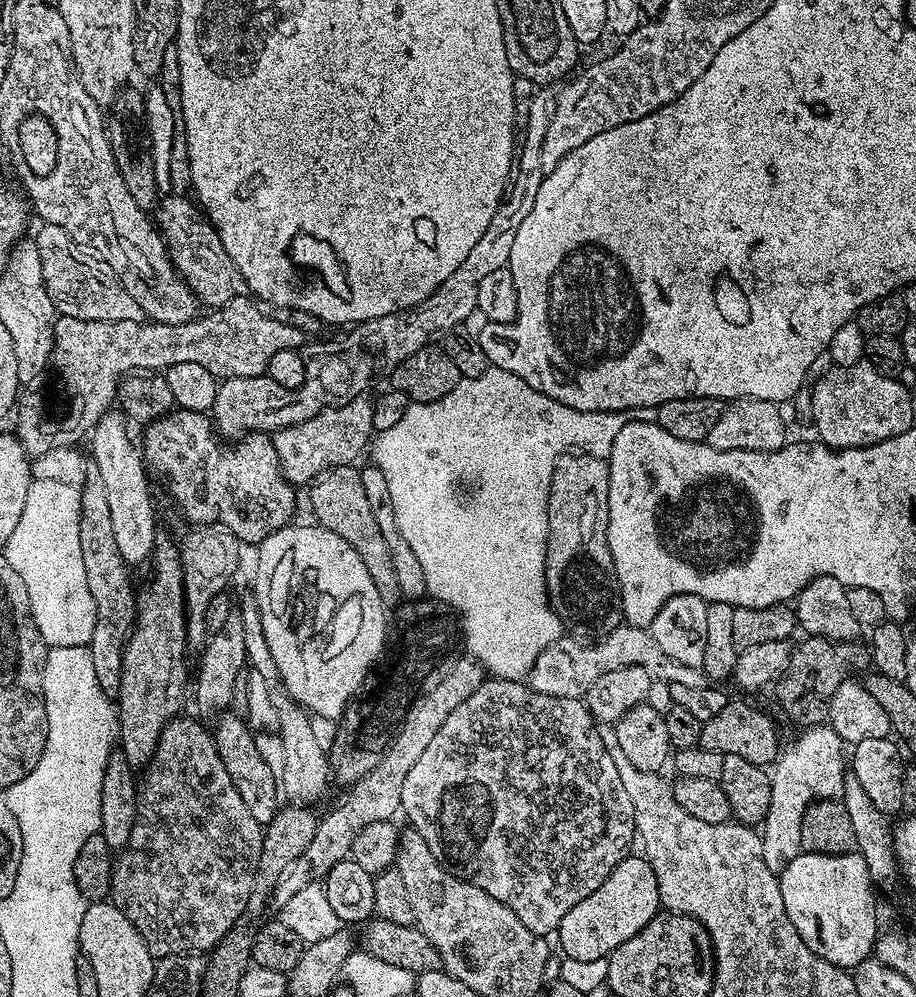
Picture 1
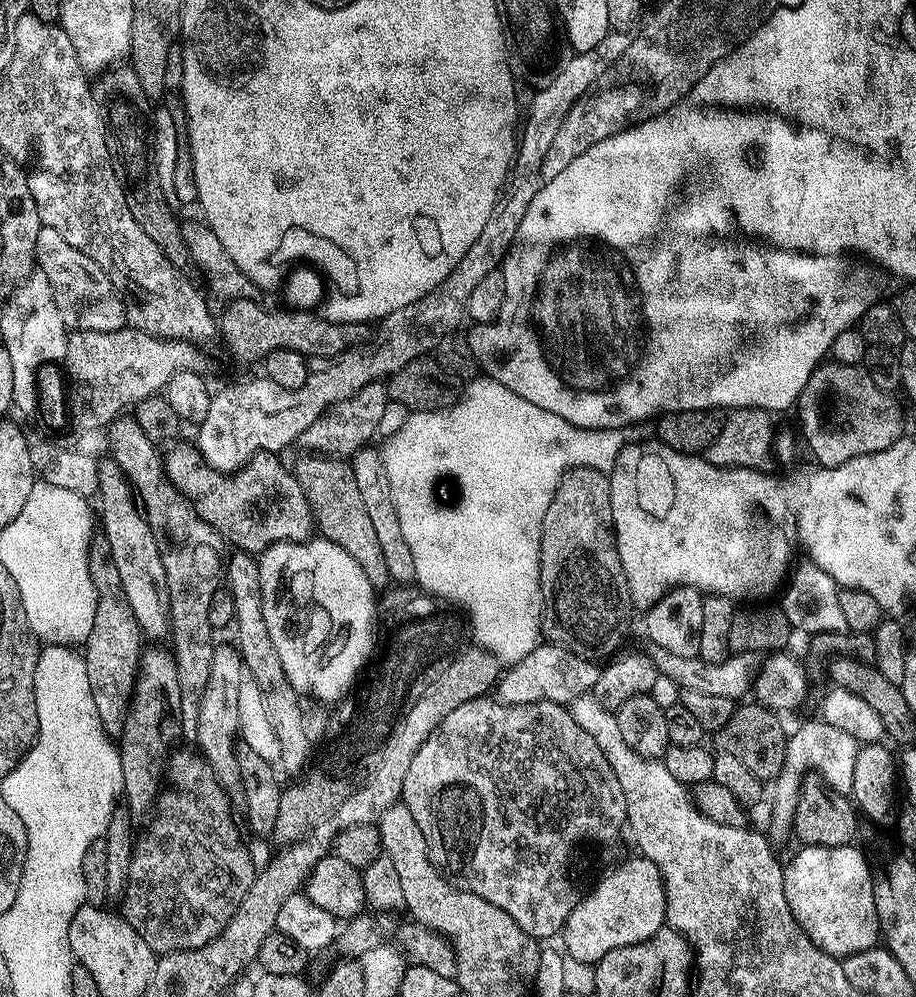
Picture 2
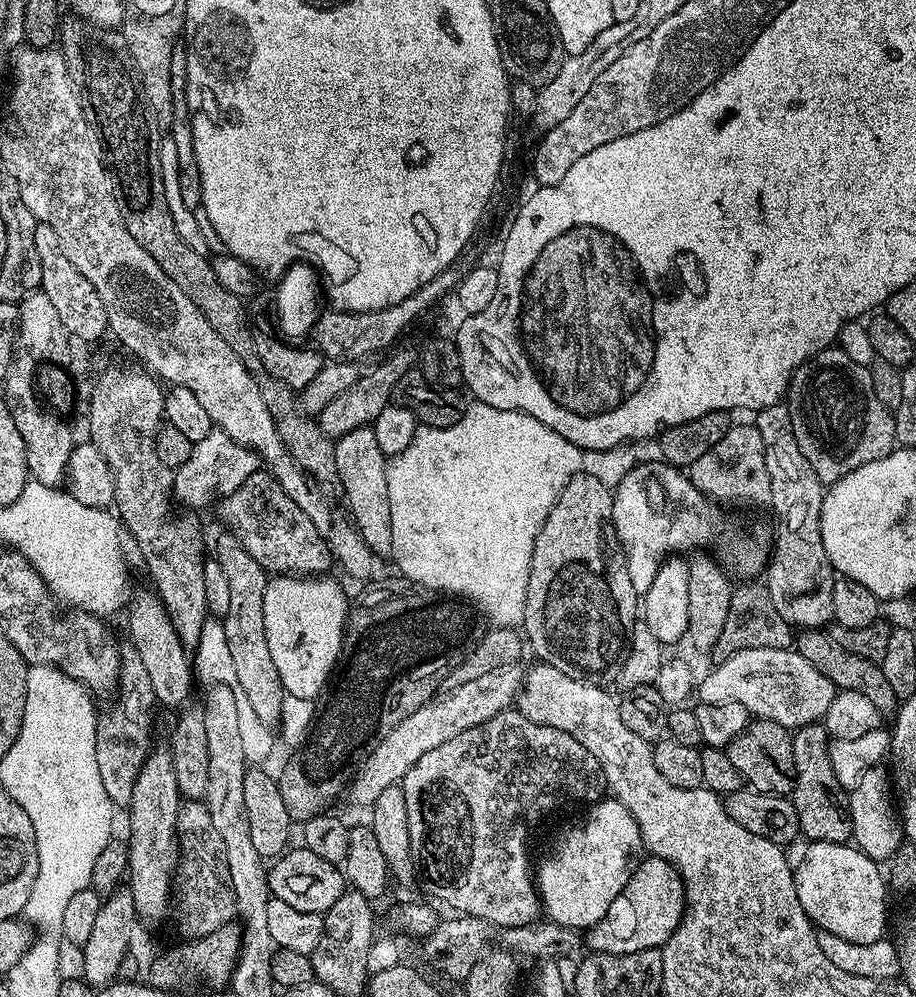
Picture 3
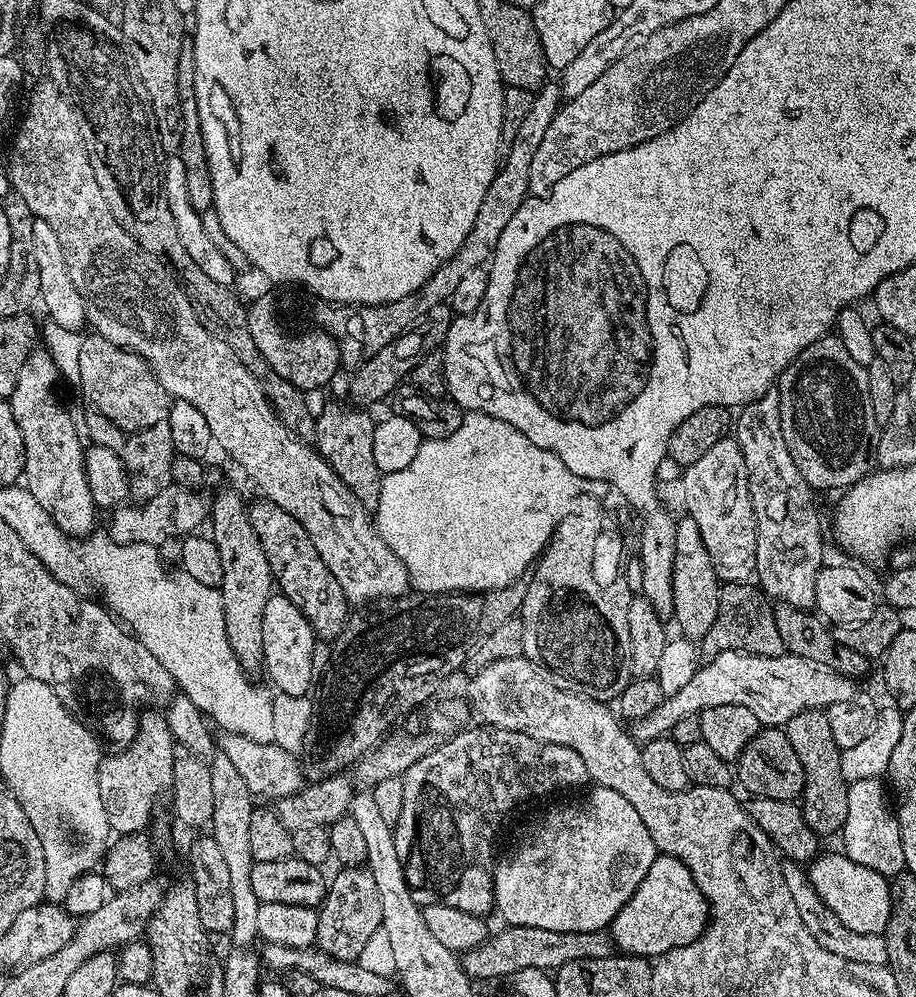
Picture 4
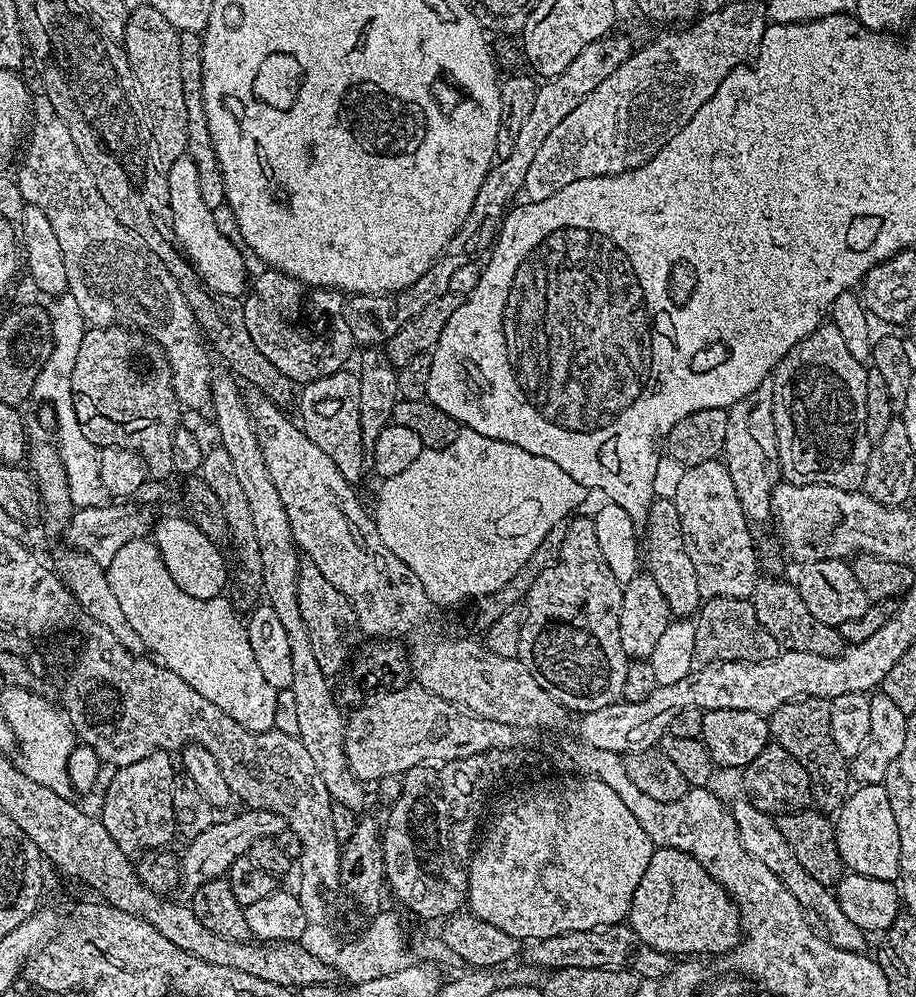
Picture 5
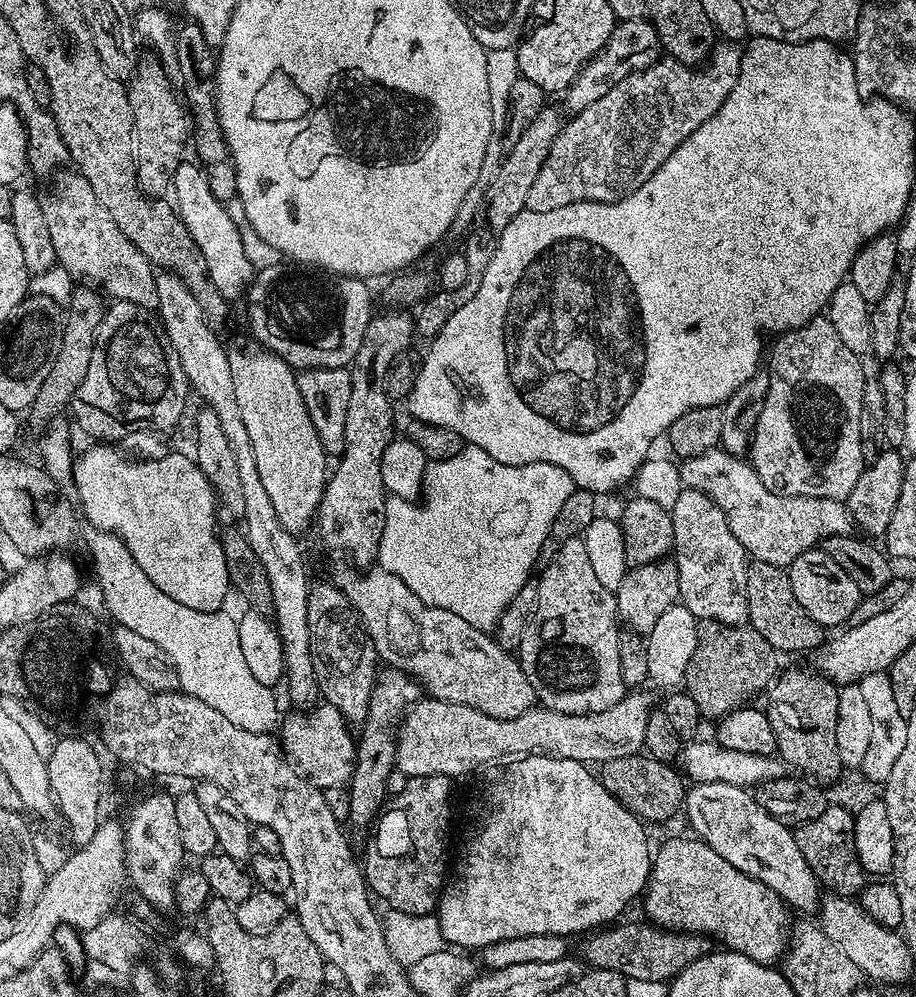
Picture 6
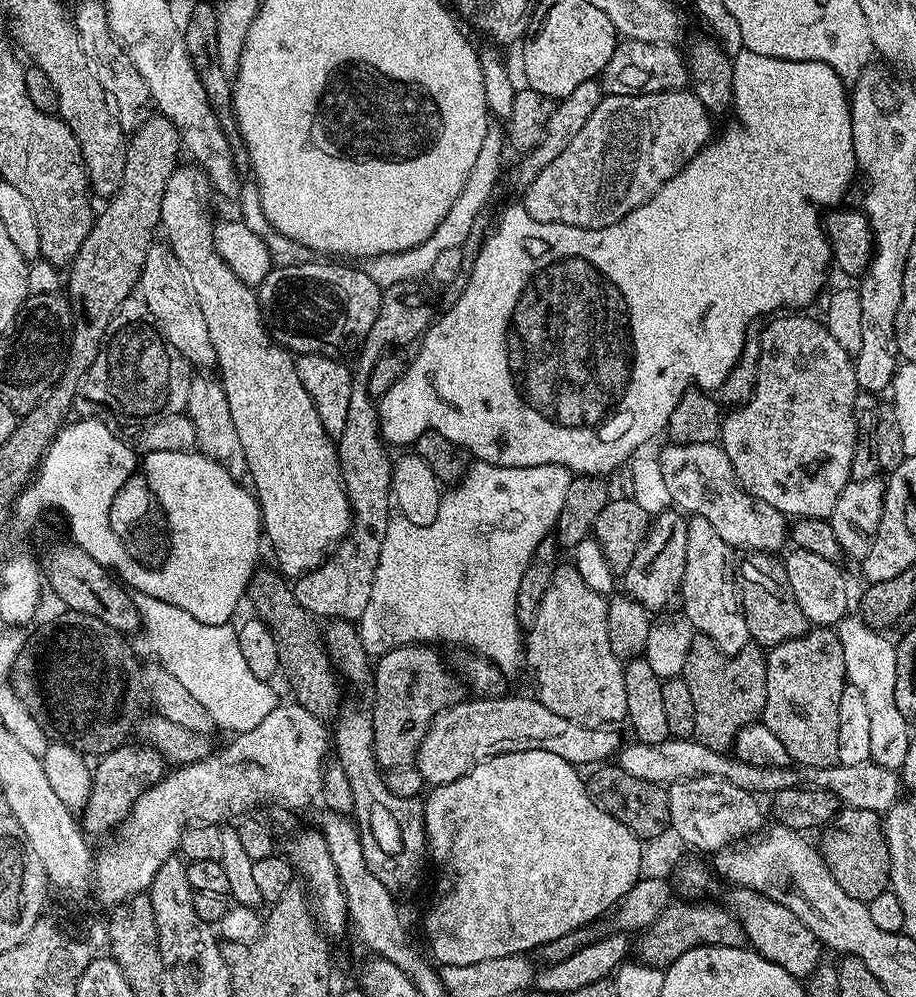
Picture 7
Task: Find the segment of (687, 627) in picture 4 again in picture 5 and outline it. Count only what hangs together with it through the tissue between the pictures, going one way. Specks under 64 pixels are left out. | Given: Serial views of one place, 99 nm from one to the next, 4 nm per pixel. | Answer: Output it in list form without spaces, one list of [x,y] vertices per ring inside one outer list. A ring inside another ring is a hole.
[[[675,499],[653,500],[648,515],[648,527],[642,532],[642,544],[645,549],[648,547],[647,575],[652,576],[654,582],[658,582],[658,590],[666,594],[666,602],[673,617],[695,617],[700,610],[702,597],[698,590],[698,574],[694,574],[694,562],[690,562],[690,554],[686,554],[682,518],[678,518]]]

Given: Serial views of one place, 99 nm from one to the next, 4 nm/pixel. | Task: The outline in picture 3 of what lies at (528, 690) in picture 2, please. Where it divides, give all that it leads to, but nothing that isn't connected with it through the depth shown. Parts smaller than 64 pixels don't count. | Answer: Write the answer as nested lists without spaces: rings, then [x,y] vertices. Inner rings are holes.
[[[513,666],[502,670],[490,670],[490,674],[482,674],[482,678],[474,678],[474,682],[466,682],[462,686],[451,689],[439,698],[433,698],[414,710],[390,734],[382,738],[379,746],[356,769],[356,777],[352,779],[346,796],[349,796],[358,807],[371,809],[372,803],[391,784],[400,784],[404,776],[426,754],[426,750],[434,750],[434,746],[442,746],[442,742],[450,742],[450,738],[458,738],[462,730],[470,730],[482,722],[497,716],[499,712],[511,709],[522,687],[522,672]]]

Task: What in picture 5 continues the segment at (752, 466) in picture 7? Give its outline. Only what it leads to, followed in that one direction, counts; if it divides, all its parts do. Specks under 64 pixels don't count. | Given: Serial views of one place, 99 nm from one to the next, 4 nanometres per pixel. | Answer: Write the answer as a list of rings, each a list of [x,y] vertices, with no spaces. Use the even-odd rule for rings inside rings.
[[[825,322],[782,358],[774,375],[774,430],[780,475],[790,484],[825,484],[859,489],[866,478],[867,460],[874,441],[866,434],[866,378],[868,368],[846,350],[838,326]]]

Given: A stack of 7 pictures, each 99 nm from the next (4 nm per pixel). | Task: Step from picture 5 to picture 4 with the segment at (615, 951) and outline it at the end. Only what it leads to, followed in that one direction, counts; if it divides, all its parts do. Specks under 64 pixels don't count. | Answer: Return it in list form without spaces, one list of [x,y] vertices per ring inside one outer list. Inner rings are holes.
[[[504,926],[501,932],[489,935],[487,940],[463,953],[462,963],[464,973],[473,981],[496,980],[499,976],[509,978],[515,976],[518,970],[542,970],[548,972],[566,966],[566,962],[578,962],[582,958],[606,958],[613,955],[612,937],[607,931],[599,932],[563,932],[562,930],[538,930],[538,926]]]

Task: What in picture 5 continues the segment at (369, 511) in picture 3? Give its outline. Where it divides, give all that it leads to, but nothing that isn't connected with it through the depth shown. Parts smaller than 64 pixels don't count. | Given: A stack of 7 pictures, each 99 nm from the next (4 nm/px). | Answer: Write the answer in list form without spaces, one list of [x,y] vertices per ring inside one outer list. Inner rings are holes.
[[[341,370],[326,378],[318,378],[299,389],[300,417],[298,417],[298,423],[300,429],[304,431],[304,436],[310,438],[314,446],[322,450],[322,454],[330,457],[330,462],[338,466],[338,470],[349,484],[356,486],[364,476],[366,449],[362,438],[362,422],[358,418],[360,378],[355,371],[348,371]]]

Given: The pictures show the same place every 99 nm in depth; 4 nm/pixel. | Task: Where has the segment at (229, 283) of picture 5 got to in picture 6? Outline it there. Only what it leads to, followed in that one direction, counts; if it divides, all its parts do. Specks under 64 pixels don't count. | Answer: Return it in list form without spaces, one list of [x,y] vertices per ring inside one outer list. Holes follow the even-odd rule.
[[[192,160],[181,161],[170,188],[171,191],[174,190],[175,199],[173,198],[173,201],[177,216],[186,226],[195,245],[198,246],[213,286],[229,300],[234,300],[238,295],[241,297],[252,283],[256,269],[246,257],[242,238],[223,203],[214,198],[214,194],[211,193],[209,182],[199,163]]]

